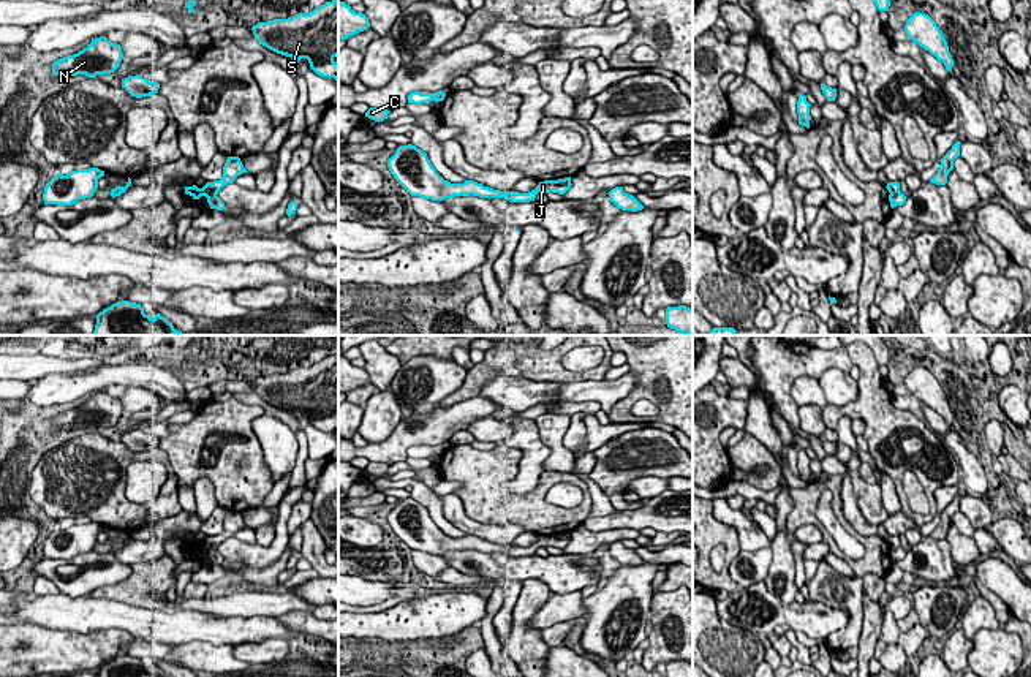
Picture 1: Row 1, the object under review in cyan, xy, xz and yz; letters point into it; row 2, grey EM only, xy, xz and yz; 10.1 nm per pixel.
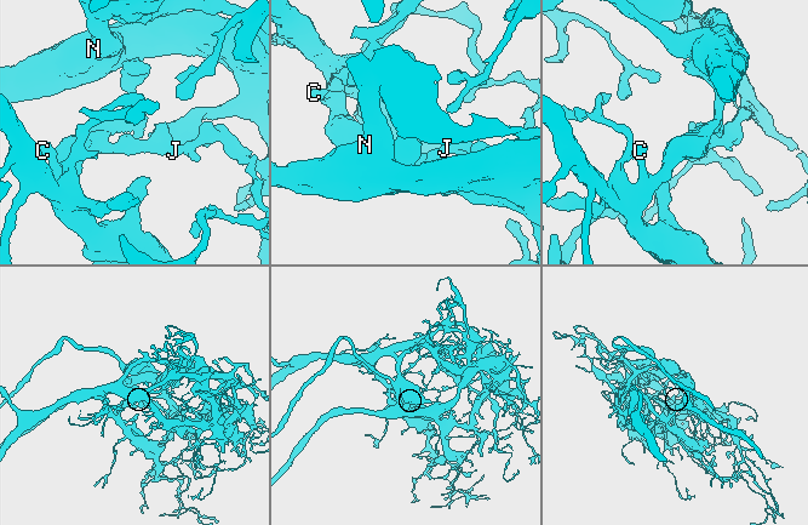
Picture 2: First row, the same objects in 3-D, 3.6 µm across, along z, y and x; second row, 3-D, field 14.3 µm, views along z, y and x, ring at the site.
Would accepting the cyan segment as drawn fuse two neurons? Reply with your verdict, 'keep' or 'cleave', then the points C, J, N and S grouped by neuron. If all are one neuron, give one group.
cleave; C J / N S

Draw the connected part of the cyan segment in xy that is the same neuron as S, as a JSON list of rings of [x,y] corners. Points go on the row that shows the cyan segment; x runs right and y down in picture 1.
[[[338,0],[326,2],[307,14],[299,13],[288,19],[258,22],[251,30],[259,44],[294,59],[296,63],[300,59],[307,59],[308,63],[334,60],[338,55]]]

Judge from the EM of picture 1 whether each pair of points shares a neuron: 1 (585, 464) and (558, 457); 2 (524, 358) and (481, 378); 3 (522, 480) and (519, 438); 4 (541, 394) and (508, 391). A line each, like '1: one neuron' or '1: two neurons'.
1: two neurons
2: one neuron
3: one neuron
4: one neuron

